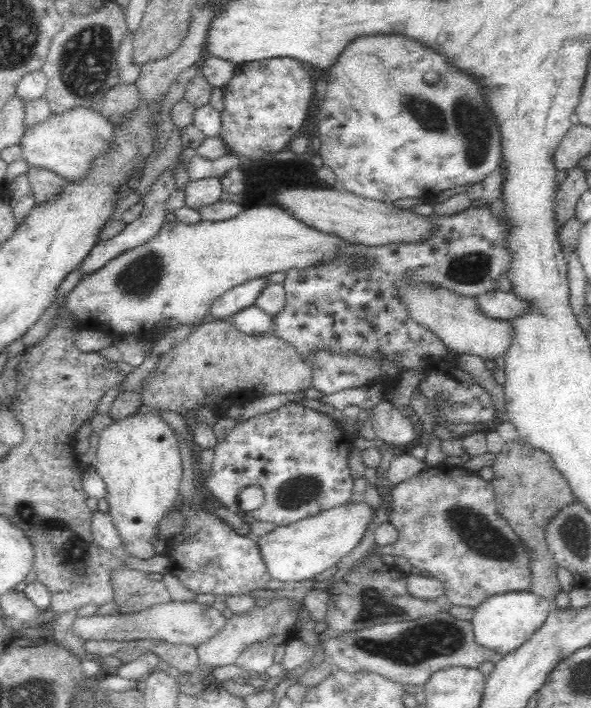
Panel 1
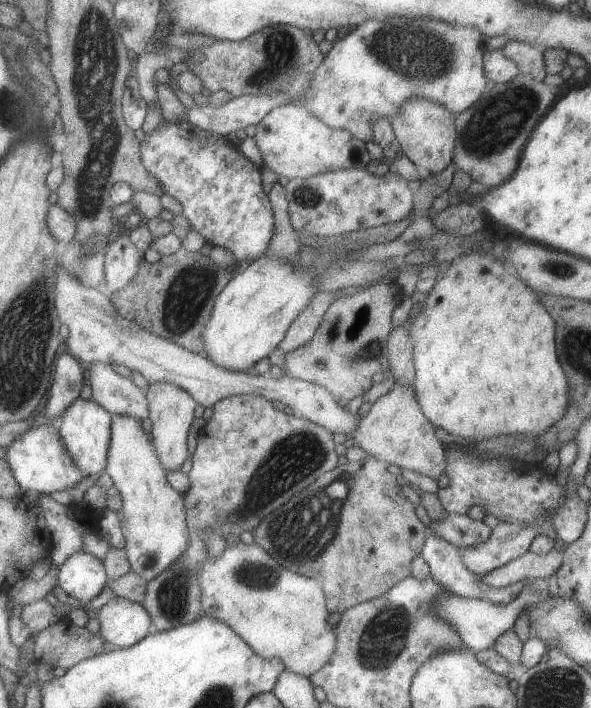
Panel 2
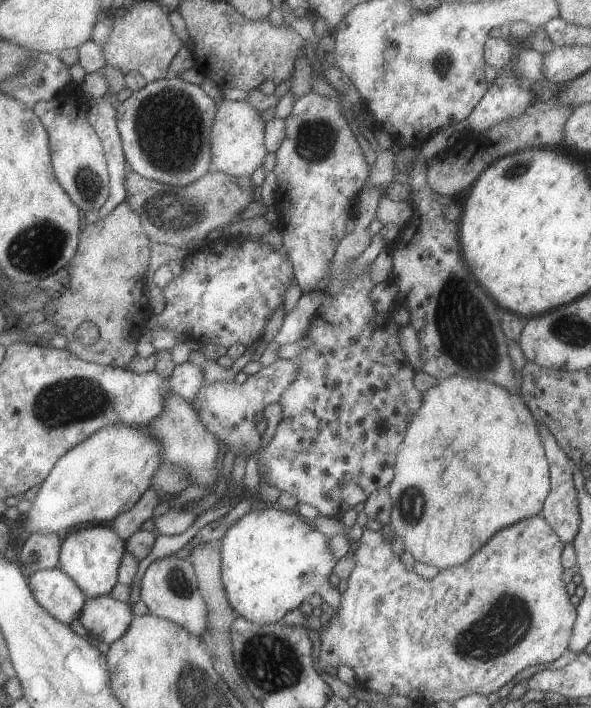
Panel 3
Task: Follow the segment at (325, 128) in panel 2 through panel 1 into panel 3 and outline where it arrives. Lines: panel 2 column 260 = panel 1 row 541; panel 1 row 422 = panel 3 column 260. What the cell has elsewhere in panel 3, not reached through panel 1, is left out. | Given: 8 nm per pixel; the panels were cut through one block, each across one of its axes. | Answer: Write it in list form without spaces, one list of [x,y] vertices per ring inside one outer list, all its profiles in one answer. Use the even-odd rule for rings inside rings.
[[[224,99],[218,105],[212,125],[212,167],[233,177],[250,177],[263,165],[269,153],[265,137],[266,122],[261,112],[248,101]]]

